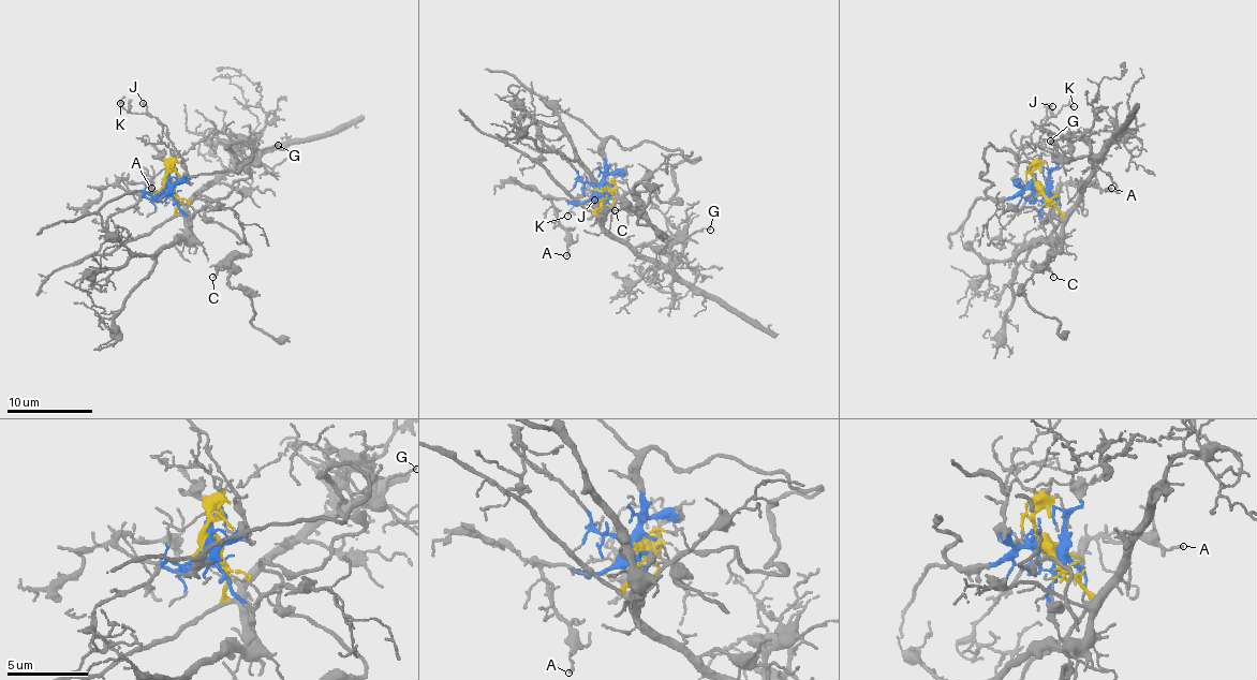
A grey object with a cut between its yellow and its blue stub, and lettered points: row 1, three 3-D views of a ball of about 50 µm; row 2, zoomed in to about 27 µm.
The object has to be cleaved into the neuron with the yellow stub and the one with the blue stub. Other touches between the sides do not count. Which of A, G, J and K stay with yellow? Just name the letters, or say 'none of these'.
G

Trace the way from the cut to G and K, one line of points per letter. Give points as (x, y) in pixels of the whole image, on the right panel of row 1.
G: (1041, 190), (1066, 212), (1097, 167), (1095, 160), (1080, 156), (1068, 158), (1050, 142)
K: (1041, 190), (1028, 190), (1017, 176), (1020, 145), (1067, 104), (1074, 106)

